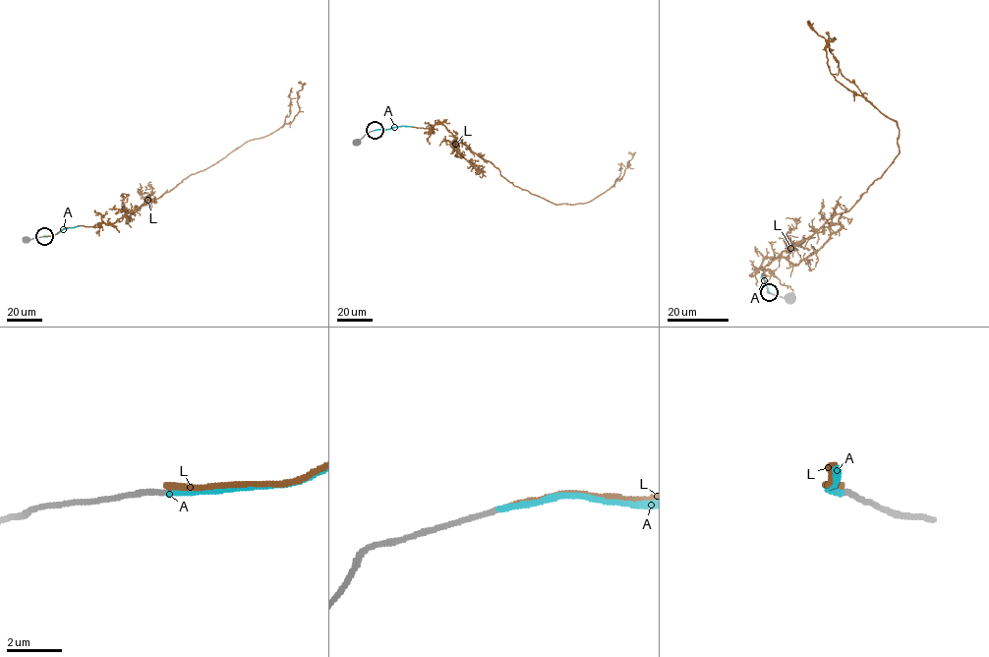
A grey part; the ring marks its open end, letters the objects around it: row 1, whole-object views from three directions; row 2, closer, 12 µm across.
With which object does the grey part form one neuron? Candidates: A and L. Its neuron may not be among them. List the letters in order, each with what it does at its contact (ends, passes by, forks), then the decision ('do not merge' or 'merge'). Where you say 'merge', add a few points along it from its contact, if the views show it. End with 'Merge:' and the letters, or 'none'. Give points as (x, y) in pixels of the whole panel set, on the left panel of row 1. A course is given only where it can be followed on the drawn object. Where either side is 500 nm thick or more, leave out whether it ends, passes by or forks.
A: it ends there; merge; it runs (44, 236), (81, 225)
L: it ends there; do not merge
Merge: A

